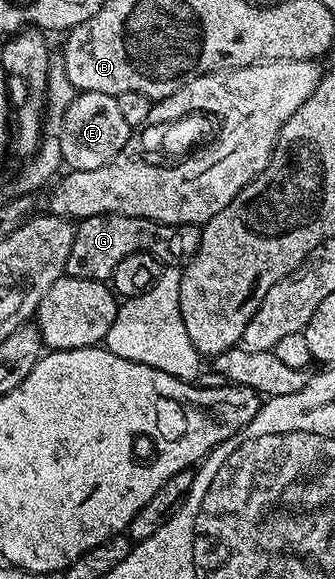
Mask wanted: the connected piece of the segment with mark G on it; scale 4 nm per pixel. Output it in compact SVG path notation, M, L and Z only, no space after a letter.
M107 213L83 218L76 225L70 259L66 259L65 274L78 279L107 282L114 275L114 267L131 253L152 253L165 267L183 267L198 251L201 226L167 225L130 215Z

